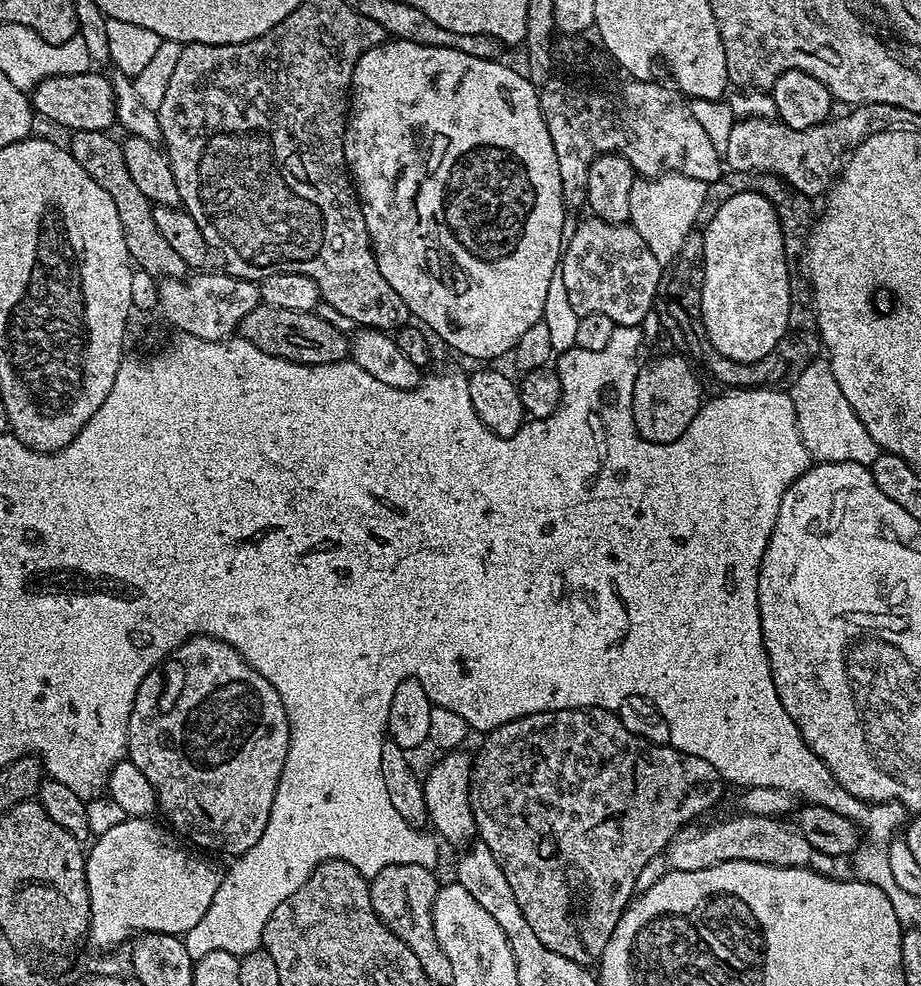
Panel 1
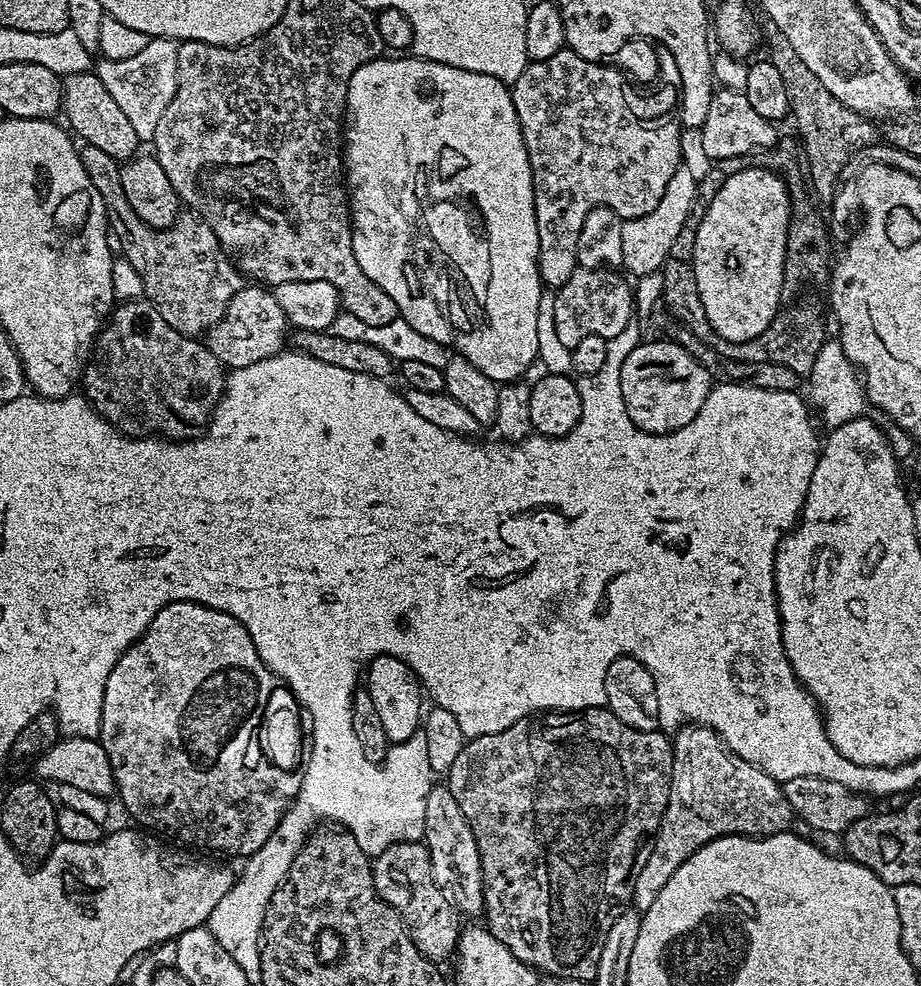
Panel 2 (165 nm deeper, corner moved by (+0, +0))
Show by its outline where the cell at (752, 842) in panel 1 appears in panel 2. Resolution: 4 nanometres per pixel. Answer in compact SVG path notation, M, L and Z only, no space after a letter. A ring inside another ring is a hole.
M685 726L675 733L672 740L672 789L668 795L666 814L660 823L656 841L652 844L650 858L646 866L634 878L632 887L632 904L643 910L658 898L658 890L670 882L670 878L702 846L723 836L773 836L776 833L789 831L794 819L793 810L785 798L783 785L766 774L756 764L746 762L712 728Z

